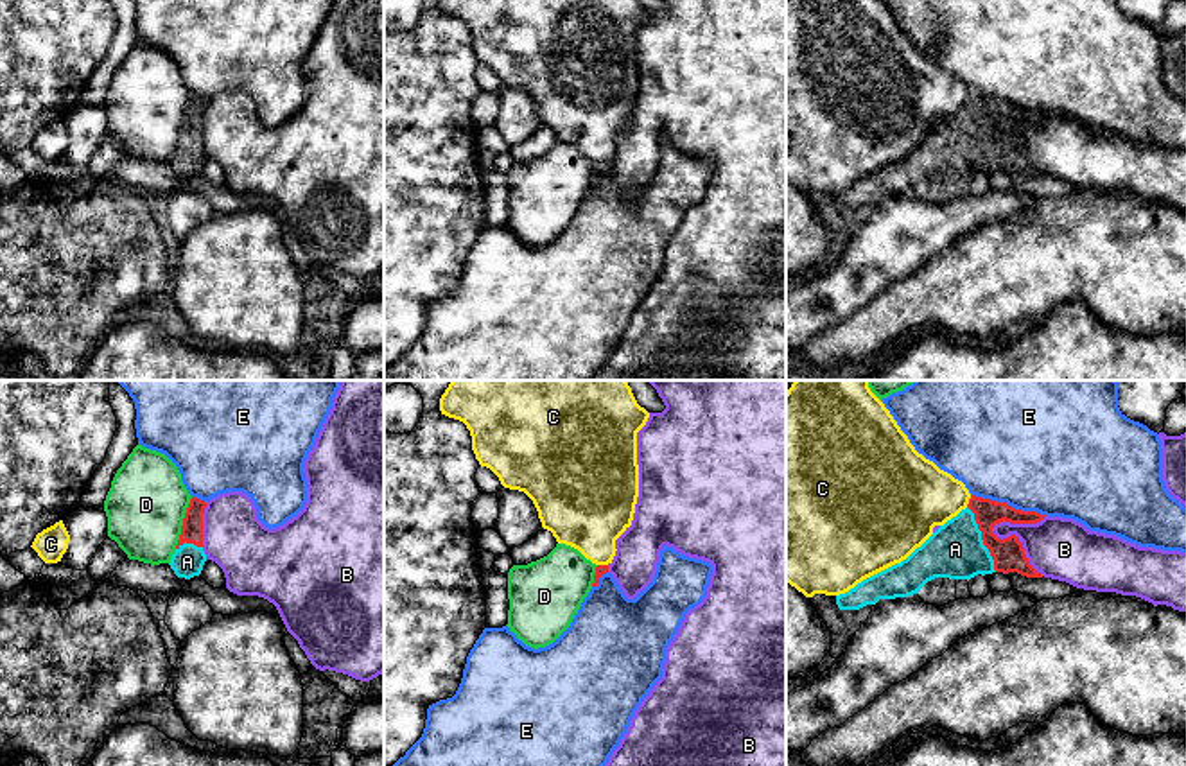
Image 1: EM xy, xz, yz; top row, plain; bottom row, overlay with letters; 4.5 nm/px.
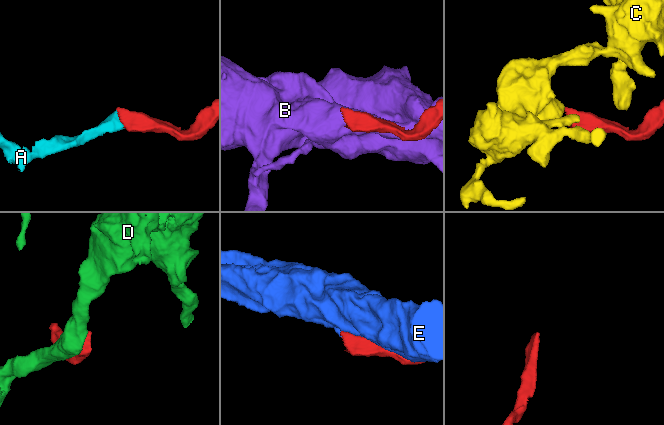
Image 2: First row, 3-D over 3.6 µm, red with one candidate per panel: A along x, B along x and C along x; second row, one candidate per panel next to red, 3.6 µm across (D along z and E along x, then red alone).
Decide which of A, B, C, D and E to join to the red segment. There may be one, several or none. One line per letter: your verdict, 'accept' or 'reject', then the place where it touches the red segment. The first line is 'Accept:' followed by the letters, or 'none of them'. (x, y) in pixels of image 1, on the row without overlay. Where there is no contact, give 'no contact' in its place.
Accept: A
A: accept; meets red in yz at (982, 137)
B: reject; meets red in yz at (1018, 139)
C: reject; meets red in yz at (969, 99)
D: reject; meets red in xy at (183, 121)
E: reject; meets red in yz at (1007, 103)

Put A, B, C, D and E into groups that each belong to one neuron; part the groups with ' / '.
A / B / C / D / E

